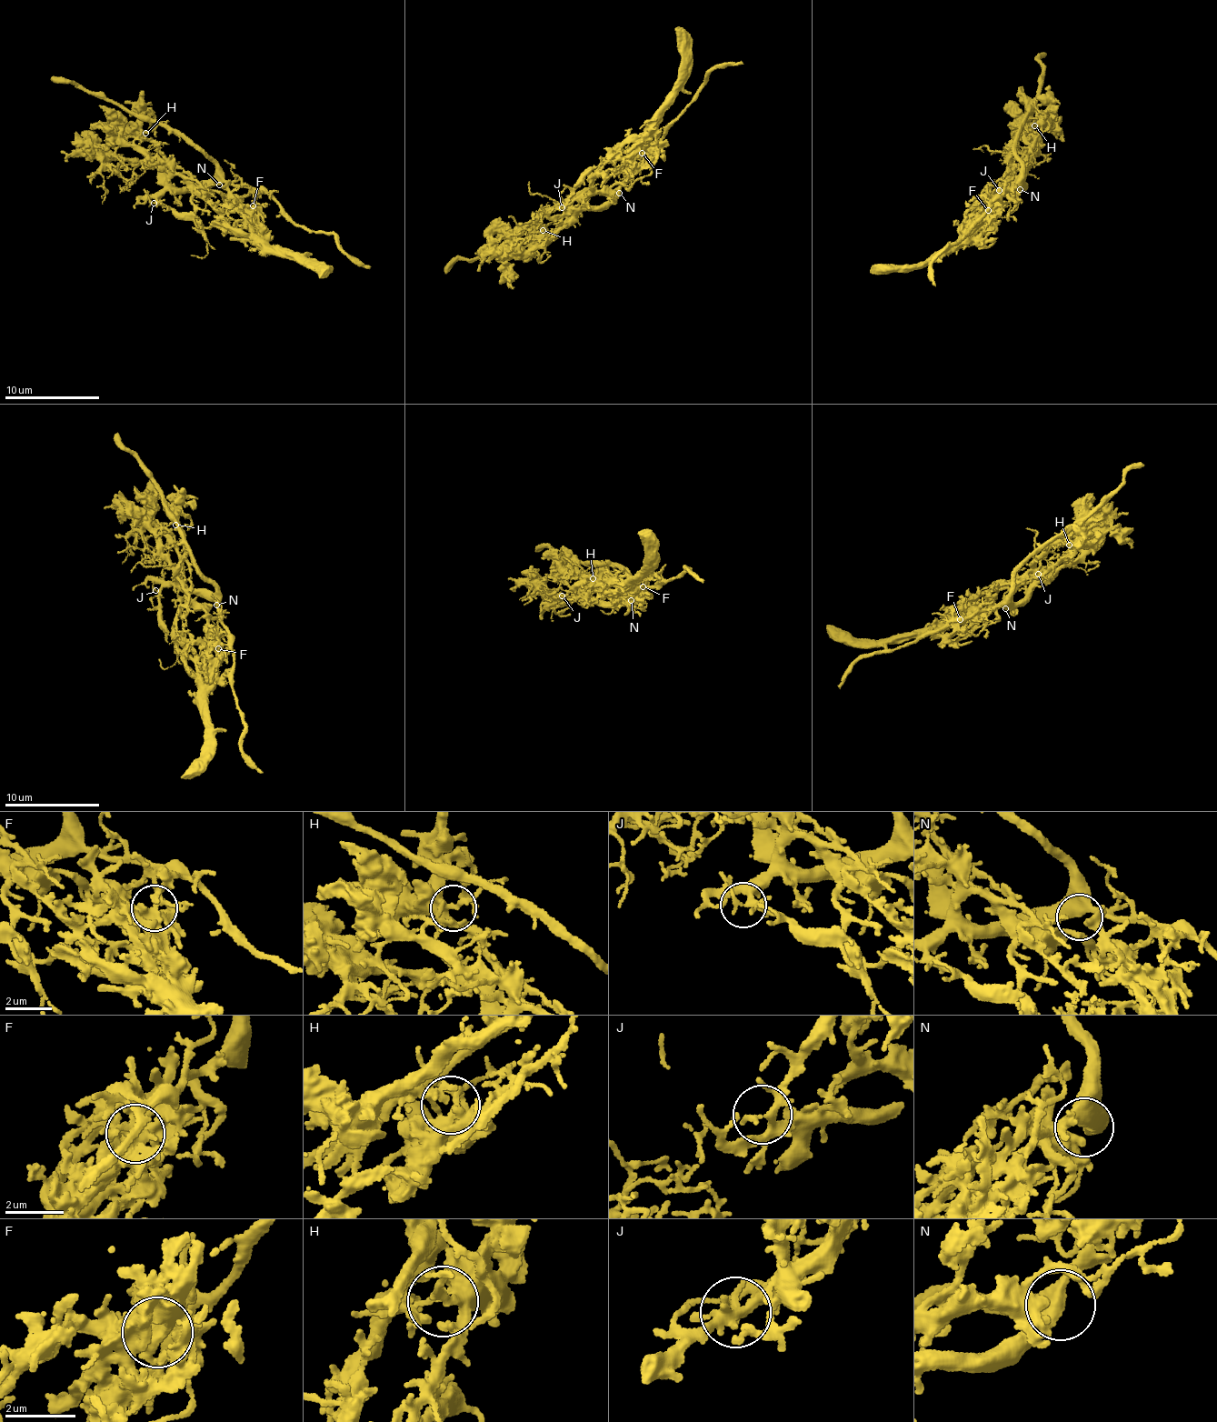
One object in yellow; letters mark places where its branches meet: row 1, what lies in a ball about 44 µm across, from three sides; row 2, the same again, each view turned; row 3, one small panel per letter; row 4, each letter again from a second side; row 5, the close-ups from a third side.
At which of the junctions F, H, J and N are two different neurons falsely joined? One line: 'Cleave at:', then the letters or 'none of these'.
Cleave at: F

